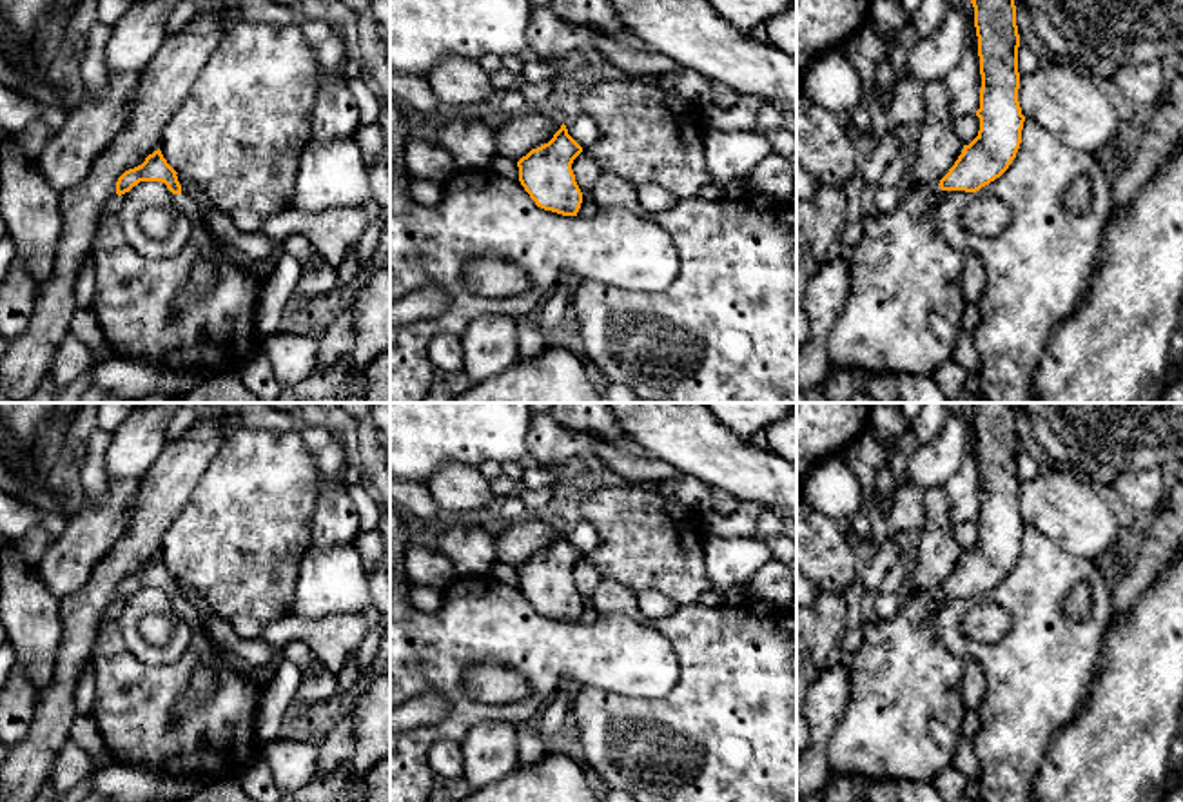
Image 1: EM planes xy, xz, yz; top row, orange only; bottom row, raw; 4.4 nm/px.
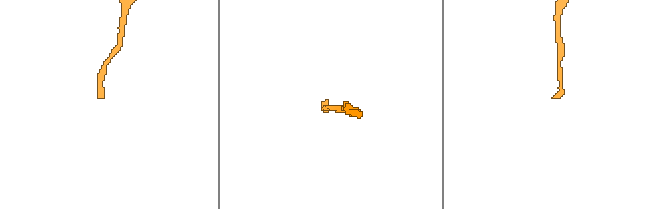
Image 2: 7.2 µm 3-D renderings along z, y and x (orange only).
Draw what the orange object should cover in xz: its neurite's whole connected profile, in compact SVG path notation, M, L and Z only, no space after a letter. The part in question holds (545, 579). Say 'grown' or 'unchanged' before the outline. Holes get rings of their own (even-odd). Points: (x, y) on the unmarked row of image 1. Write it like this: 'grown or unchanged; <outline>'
unchanged; M562 530L548 550L532 555L517 568L519 588L537 613L562 622L577 622L582 599L572 570L581 559L582 553Z

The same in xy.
unchanged; M154 557L145 568L134 575L125 577L116 588L116 601L129 599L140 588L161 588L172 601L181 601L178 579L167 570L161 557Z

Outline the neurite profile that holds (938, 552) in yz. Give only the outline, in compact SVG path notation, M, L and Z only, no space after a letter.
M945 486L925 490L925 523L920 530L918 555L907 577L907 588L940 590L963 557L954 537Z

